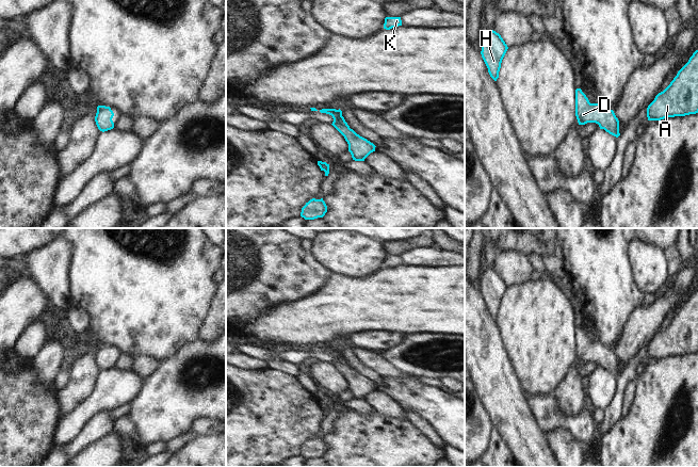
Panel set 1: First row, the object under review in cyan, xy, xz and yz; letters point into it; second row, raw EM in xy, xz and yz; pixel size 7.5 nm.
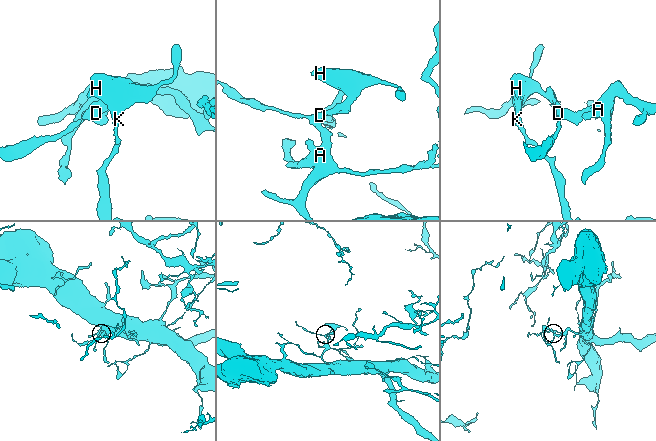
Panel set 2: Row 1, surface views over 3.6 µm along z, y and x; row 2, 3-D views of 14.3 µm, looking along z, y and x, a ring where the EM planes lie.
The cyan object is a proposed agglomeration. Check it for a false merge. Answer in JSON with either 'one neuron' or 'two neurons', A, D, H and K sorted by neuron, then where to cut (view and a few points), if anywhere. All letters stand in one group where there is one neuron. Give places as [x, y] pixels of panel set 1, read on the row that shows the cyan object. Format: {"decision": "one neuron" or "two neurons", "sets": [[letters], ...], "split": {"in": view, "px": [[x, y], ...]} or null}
{"decision": "one neuron", "sets": [["A", "D", "H", "K"]], "split": null}

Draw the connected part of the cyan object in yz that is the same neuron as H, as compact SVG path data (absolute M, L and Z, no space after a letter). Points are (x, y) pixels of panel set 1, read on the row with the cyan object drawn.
M488 30L482 41L482 58L488 68L490 77L497 81L502 60L508 49L507 45L499 33Z

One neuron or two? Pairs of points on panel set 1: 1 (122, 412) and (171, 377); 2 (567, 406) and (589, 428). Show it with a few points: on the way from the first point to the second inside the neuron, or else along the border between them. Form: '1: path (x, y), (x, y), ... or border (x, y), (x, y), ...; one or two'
1: border (128, 404), (129, 412), (124, 419); two
2: border (557, 398), (567, 416), (583, 407); two

